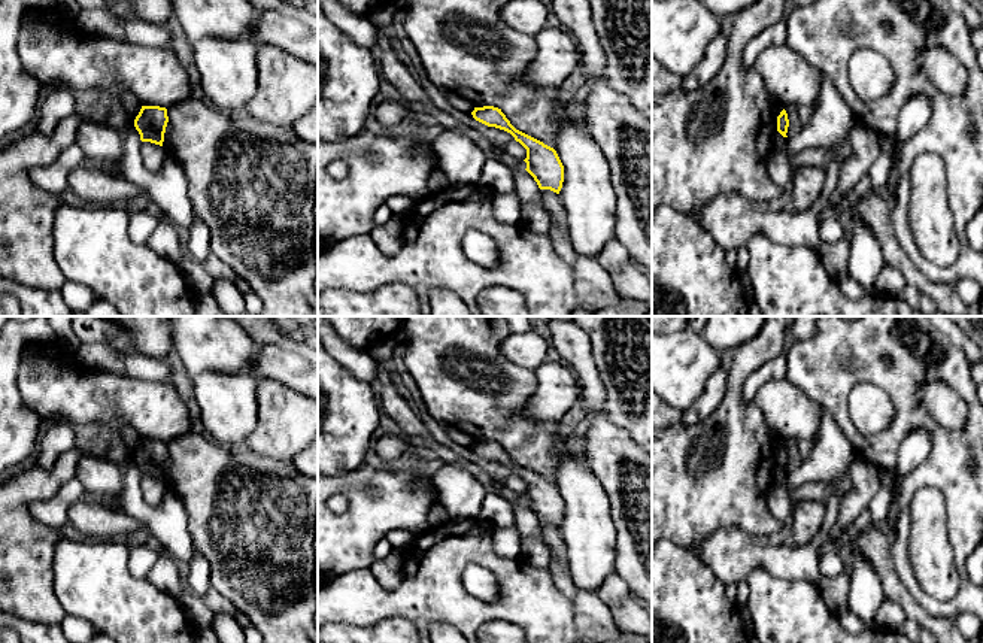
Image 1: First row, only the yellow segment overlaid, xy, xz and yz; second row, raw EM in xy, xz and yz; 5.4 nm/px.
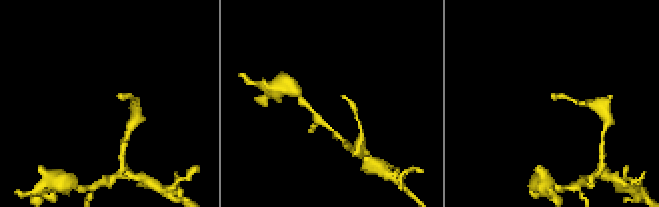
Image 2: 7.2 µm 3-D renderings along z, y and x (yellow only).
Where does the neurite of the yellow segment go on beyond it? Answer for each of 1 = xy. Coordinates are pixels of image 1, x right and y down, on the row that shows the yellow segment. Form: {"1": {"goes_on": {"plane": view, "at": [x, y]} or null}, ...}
{"1": {"goes_on": null}}

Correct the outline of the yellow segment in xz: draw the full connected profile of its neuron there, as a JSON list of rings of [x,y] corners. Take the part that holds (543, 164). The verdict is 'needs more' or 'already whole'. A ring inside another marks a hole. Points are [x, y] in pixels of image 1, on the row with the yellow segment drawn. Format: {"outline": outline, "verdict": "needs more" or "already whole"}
{"outline": [[[494,106],[474,107],[473,118],[488,127],[510,133],[527,149],[527,172],[534,178],[540,189],[559,194],[564,182],[564,166],[556,151],[543,142],[516,130],[501,109]]], "verdict": "already whole"}

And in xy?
{"outline": [[[142,106],[134,119],[134,127],[142,142],[163,146],[164,133],[169,122],[167,109],[160,106]]], "verdict": "already whole"}

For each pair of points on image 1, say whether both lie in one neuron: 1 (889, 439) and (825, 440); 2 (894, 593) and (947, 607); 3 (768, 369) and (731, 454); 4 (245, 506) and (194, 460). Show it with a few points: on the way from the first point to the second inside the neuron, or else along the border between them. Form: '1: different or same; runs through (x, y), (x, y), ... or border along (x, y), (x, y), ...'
1: different; border along (828, 411), (856, 455)
2: different; border along (895, 569), (907, 591), (933, 615), (944, 618)
3: different; border along (779, 354), (746, 379), (745, 402)
4: same; runs through (228, 497), (217, 497), (214, 484), (206, 476)

